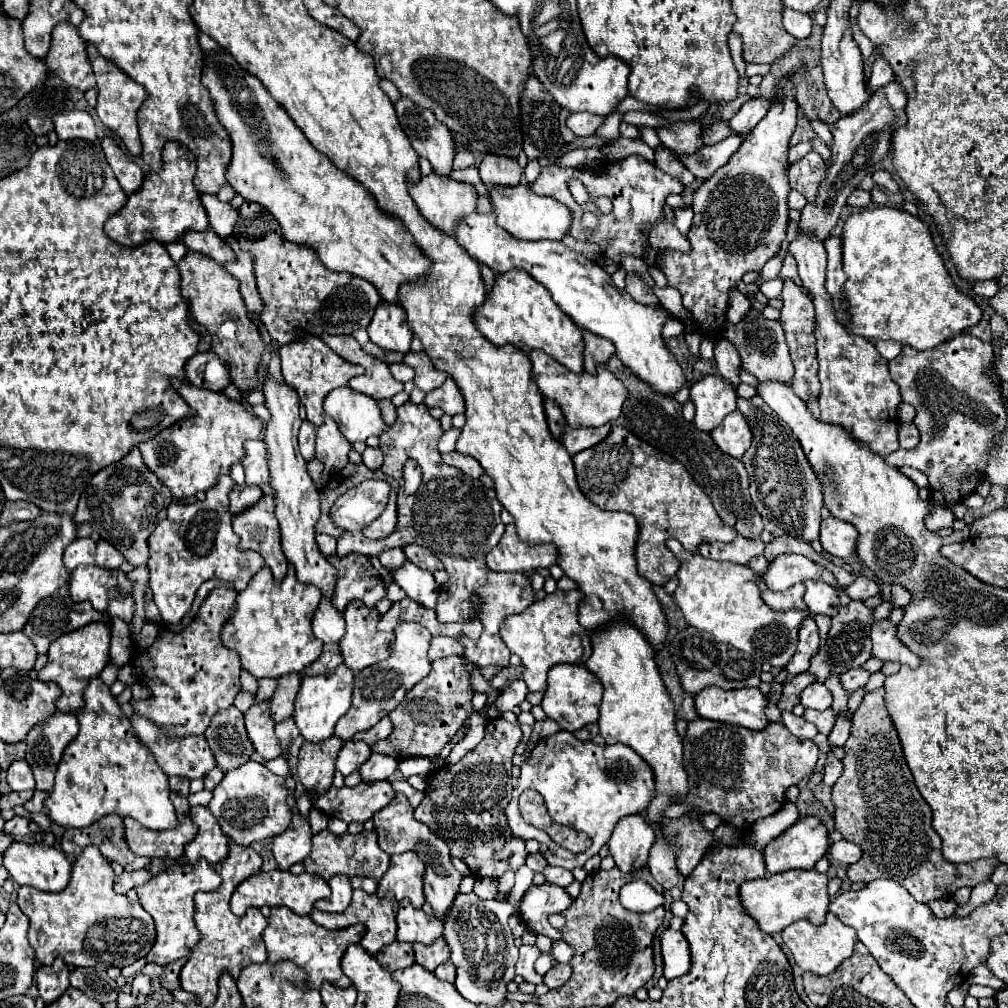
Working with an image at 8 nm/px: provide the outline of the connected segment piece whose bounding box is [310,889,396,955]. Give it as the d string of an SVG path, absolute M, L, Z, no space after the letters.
M356 889L356 891L354 891L354 897L352 897L352 903L350 903L350 907L348 907L346 911L342 911L342 913L330 913L330 915L328 915L328 913L320 913L320 911L312 911L310 917L312 917L320 927L330 929L330 931L334 931L334 929L344 929L344 927L354 925L354 923L362 923L362 925L366 927L366 933L364 933L360 945L362 945L370 955L374 955L376 951L380 951L380 947L384 947L384 945L388 945L388 943L392 943L392 941L396 939L396 903L394 903L394 899L392 899L392 893L388 893L386 897L380 899L380 897L376 897L376 895L370 895L370 893L364 893L364 891Z

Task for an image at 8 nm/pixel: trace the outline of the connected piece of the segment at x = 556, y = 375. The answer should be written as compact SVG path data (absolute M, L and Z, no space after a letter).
M532 351L532 353L528 353L528 357L532 361L532 371L534 371L534 379L536 379L540 393L546 399L552 399L560 405L568 425L572 425L572 427L600 427L600 425L614 421L622 413L622 405L628 399L628 391L604 365L600 365L594 375L588 371L572 373L572 371L564 369L552 357L548 357L546 353Z

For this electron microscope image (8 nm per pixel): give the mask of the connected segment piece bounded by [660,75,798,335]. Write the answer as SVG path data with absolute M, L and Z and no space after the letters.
M780 77L774 89L774 103L770 105L766 117L750 131L742 141L740 149L730 157L730 161L720 167L704 185L694 193L694 221L688 233L692 243L690 253L680 251L662 251L660 259L664 261L662 273L668 279L670 287L676 287L682 293L684 307L692 313L696 321L704 325L706 331L720 335L724 325L724 313L728 307L728 289L736 285L748 271L760 271L764 263L774 257L780 249L780 243L786 239L788 225L788 207L786 197L790 191L786 177L786 159L788 159L788 141L796 129L796 87L790 77Z

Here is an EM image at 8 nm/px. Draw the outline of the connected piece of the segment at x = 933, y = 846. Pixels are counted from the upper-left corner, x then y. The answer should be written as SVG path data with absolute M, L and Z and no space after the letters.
M884 689L864 695L858 711L852 715L852 731L844 751L844 773L832 787L832 803L836 809L836 829L846 841L862 849L862 859L848 867L850 881L870 883L874 879L892 879L916 901L928 903L932 899L952 899L960 887L976 887L992 877L1000 861L950 863L942 857L938 833L930 825L930 805L918 797L896 729L888 721L888 713L884 713Z

